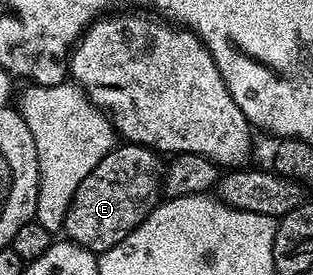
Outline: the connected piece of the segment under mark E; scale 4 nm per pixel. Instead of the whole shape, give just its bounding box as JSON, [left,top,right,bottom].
[65,141,163,253]

